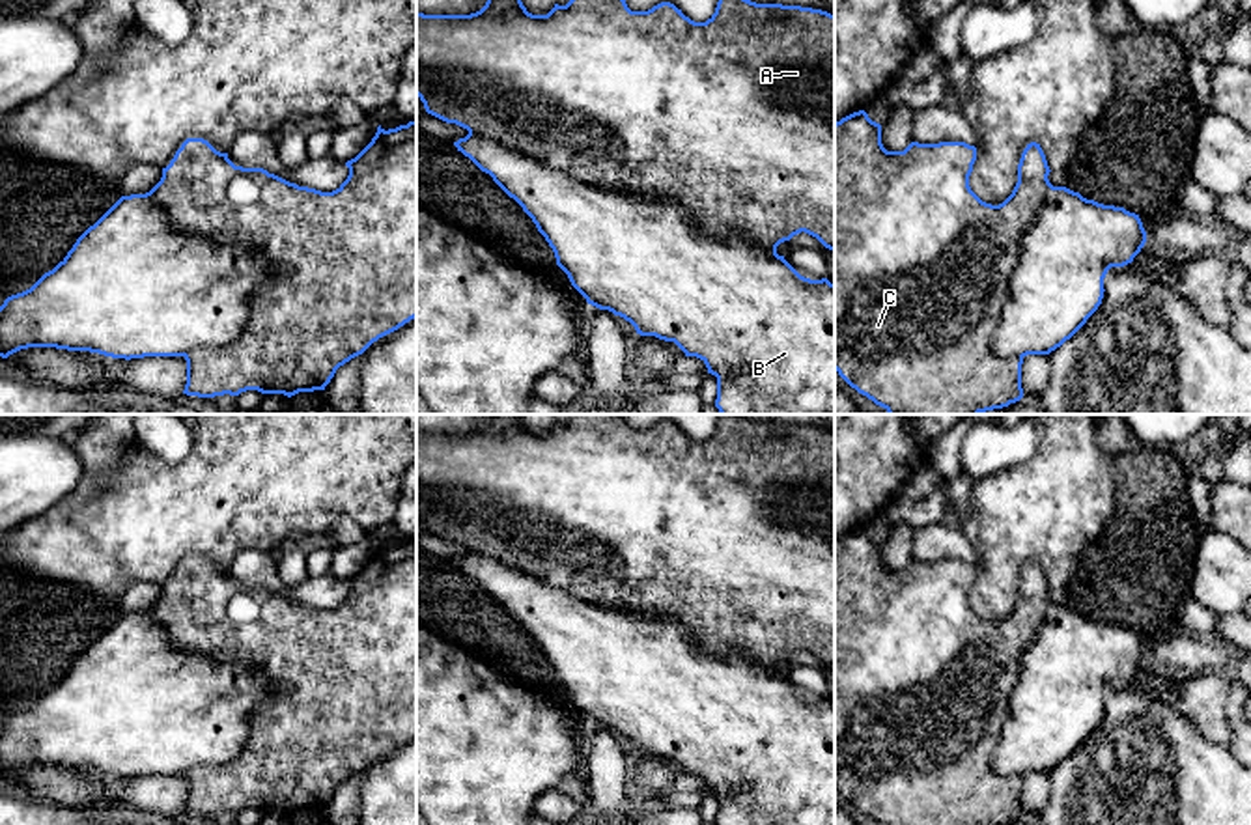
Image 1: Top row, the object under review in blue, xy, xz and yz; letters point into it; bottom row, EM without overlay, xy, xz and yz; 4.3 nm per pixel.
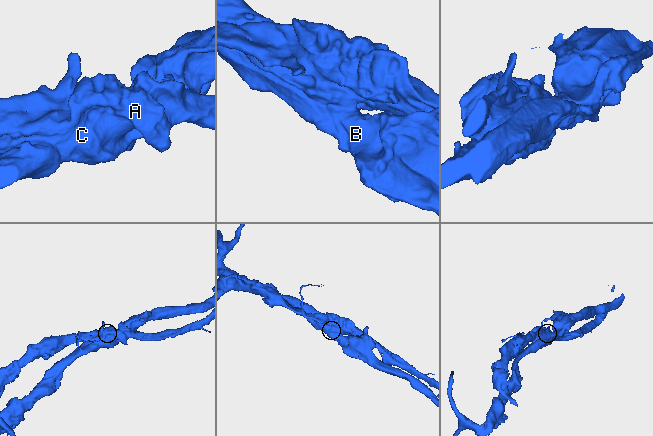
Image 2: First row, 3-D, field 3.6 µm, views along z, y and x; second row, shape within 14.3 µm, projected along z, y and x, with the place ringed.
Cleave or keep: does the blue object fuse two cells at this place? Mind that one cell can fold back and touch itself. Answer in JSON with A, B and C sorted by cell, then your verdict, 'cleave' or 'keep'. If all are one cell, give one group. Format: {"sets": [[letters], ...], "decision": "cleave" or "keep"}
{"sets": [["A", "C"], ["B"]], "decision": "cleave"}

